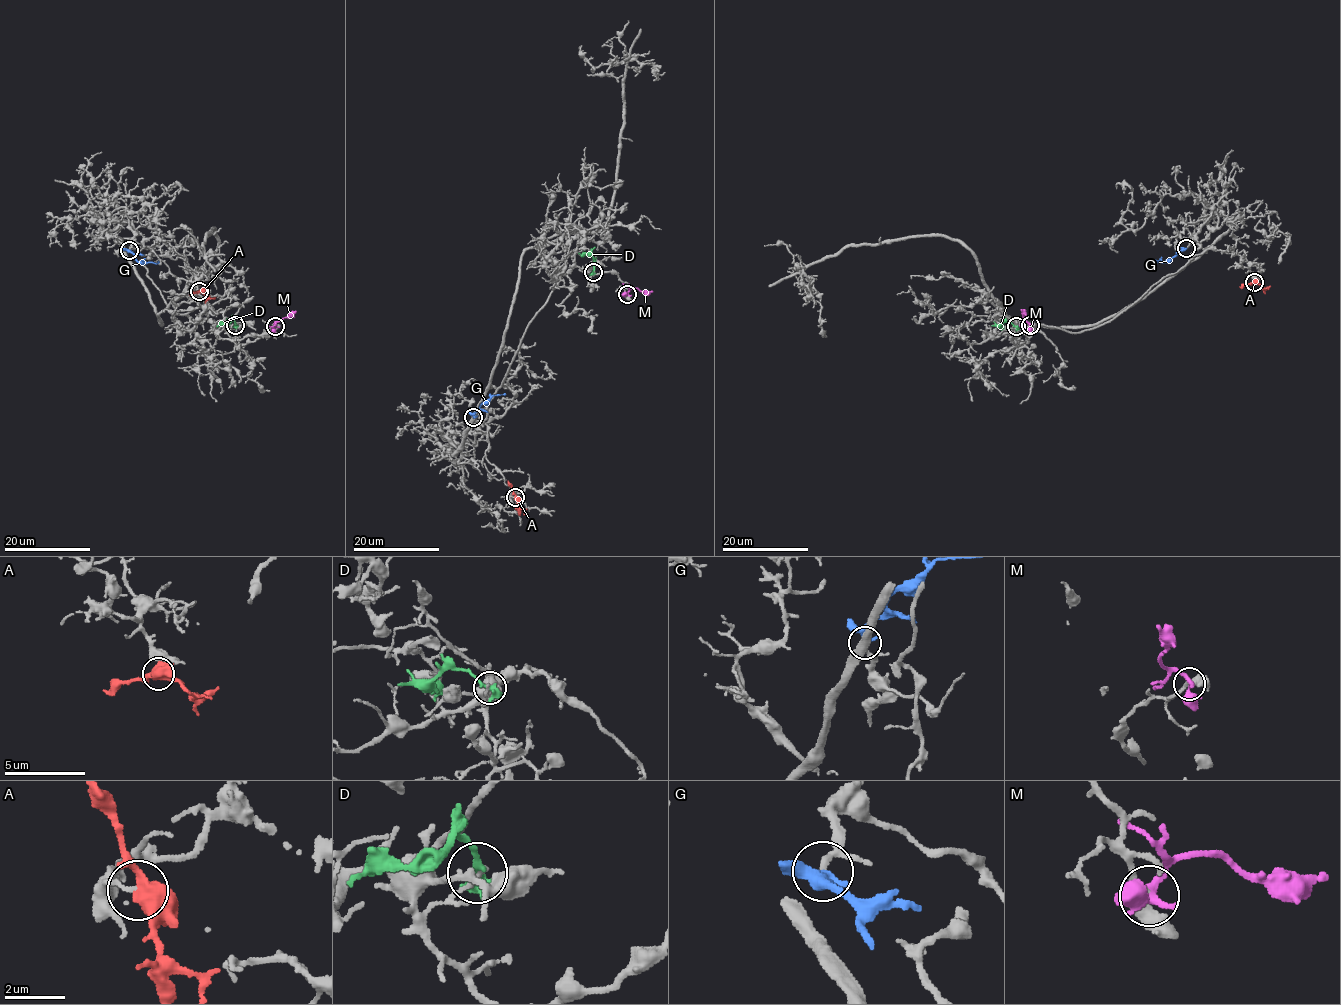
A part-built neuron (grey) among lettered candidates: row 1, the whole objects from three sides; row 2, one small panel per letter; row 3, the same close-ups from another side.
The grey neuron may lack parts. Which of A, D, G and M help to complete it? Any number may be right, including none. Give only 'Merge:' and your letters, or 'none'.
Merge: G

